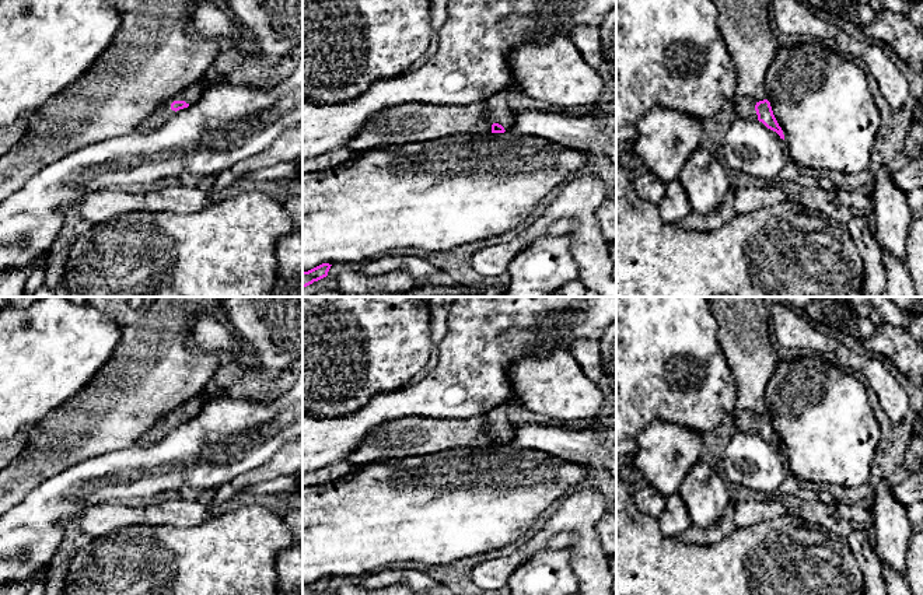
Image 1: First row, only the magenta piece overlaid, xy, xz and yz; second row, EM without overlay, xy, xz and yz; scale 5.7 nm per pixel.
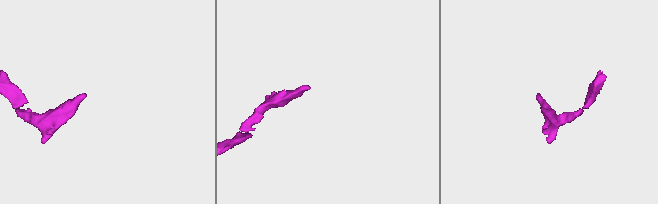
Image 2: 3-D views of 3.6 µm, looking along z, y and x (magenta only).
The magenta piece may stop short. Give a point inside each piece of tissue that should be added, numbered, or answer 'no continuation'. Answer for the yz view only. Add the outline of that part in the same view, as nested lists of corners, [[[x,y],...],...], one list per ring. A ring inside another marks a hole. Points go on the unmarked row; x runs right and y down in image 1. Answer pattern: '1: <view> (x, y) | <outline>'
1: yz (744, 420) | [[[737,412],[733,416],[733,420],[738,430],[744,433],[758,433],[755,424],[756,414],[752,412]]]

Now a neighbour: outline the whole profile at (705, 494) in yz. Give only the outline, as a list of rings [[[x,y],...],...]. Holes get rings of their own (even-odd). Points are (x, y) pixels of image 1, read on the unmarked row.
[[[699,459],[679,486],[678,494],[689,512],[690,522],[712,528],[731,500],[730,484],[706,461]]]

